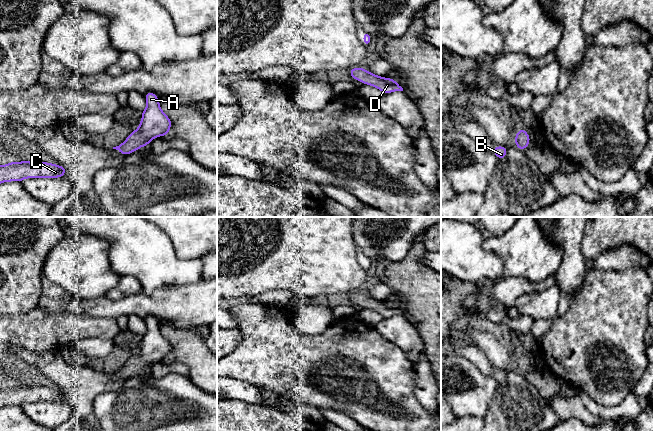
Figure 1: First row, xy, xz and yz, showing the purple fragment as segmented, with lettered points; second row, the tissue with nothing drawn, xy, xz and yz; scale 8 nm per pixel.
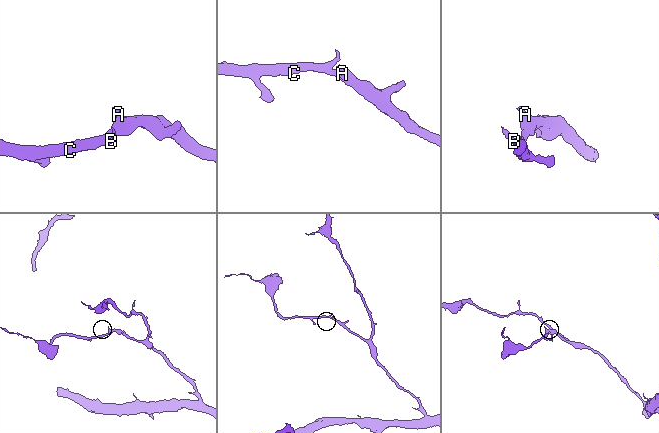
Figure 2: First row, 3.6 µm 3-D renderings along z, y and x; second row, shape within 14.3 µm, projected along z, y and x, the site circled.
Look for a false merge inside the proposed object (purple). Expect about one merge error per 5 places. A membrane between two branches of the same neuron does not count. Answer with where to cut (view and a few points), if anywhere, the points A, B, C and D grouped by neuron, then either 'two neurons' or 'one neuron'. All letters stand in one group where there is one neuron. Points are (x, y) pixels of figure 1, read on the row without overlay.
no cut; A B C D; one neuron

